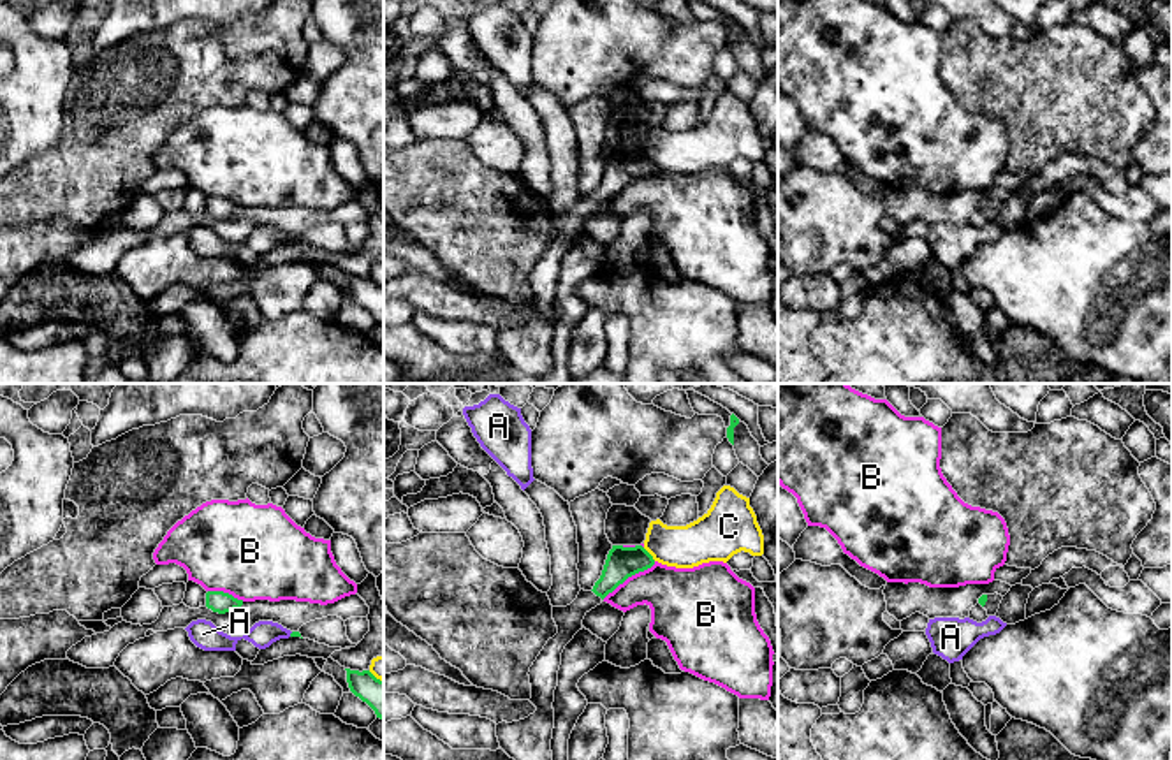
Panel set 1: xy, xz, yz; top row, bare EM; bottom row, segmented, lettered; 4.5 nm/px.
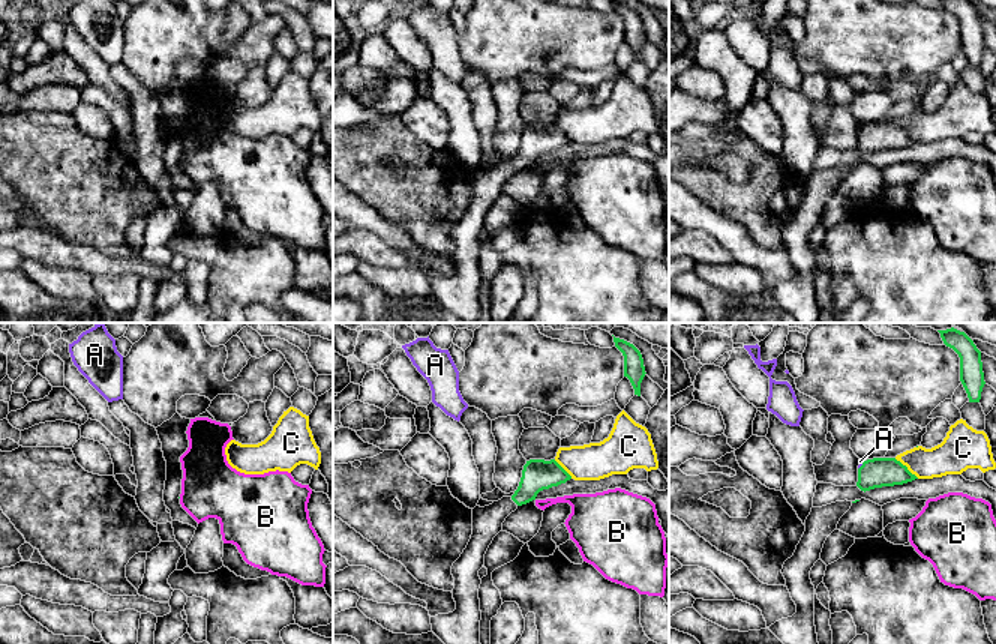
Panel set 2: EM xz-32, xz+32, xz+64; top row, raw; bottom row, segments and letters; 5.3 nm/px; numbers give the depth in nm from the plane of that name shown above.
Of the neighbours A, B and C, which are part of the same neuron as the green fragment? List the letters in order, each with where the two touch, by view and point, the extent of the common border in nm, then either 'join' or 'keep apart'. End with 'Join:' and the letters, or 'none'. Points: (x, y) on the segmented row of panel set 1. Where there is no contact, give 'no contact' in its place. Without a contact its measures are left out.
A: meets green in xy at (291, 634); contact 30 nm long; keep apart
B: meets green in xz at (629, 576); contact 300 nm long; keep apart
C: meets green in xz at (650, 555); contact 90 nm long; keep apart
Join: none

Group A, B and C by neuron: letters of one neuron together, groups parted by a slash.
A / B / C

